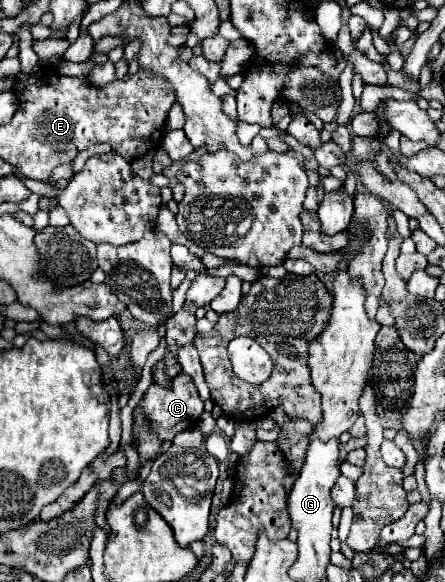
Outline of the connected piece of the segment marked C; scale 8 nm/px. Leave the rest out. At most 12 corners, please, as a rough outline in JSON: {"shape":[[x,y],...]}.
{"shape":[[191,377],[153,383],[143,411],[161,441],[189,429],[203,413]]}

